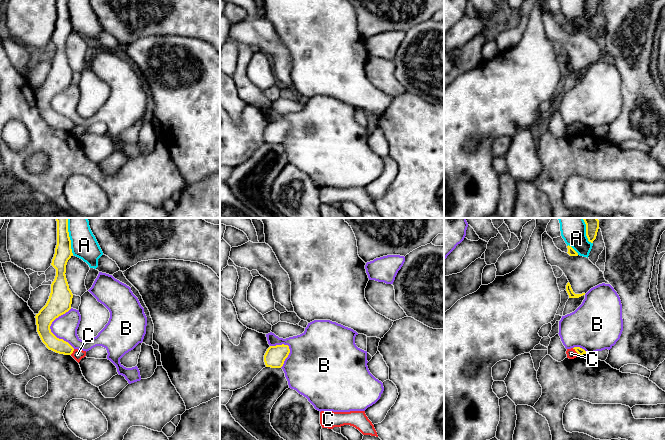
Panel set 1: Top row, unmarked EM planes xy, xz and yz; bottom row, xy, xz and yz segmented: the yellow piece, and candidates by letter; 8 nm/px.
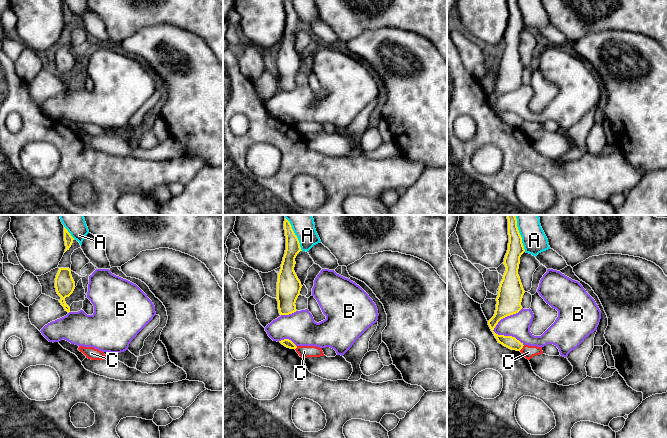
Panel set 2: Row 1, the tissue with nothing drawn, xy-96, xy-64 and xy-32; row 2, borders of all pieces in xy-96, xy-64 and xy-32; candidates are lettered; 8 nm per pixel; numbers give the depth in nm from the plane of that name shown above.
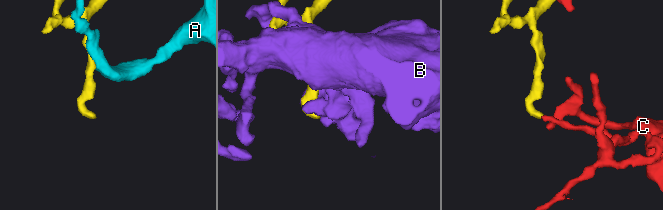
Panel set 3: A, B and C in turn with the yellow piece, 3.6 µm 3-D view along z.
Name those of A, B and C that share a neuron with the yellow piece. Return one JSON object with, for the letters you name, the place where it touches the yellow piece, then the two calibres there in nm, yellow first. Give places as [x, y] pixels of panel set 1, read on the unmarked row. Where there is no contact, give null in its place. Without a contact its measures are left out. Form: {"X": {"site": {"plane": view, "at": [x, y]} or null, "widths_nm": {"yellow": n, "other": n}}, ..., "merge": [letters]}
{"merge": []}

